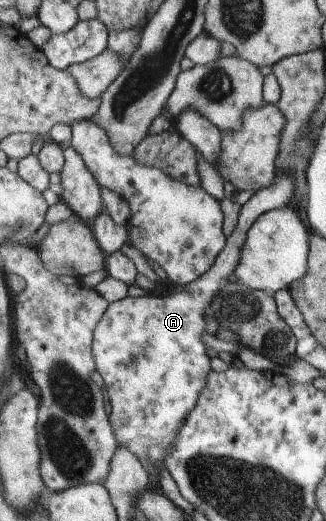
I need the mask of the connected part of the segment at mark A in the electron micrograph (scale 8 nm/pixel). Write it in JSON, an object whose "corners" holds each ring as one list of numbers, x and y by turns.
{"corners":[[276,174,273,185,254,193,243,205,237,229,228,238,226,248,217,258,212,269,197,281,184,286,180,293,172,292,167,297,150,292,146,297,126,297,125,299,109,303,109,309,98,323,95,330,93,349,97,360,97,372,101,375,106,386,107,394,112,406,112,426,117,441,128,447,143,463,150,474,150,478,157,482,154,475,156,462,165,467,165,458,170,458,173,440,180,432,181,424,186,422,187,414,197,405,202,391,205,389,210,370,210,356,206,354,208,347,202,342,204,332,204,314,209,312,213,296,226,282,240,260,241,250,247,239,252,225,265,212,288,207,295,196,295,182,293,175,278,177]]}

